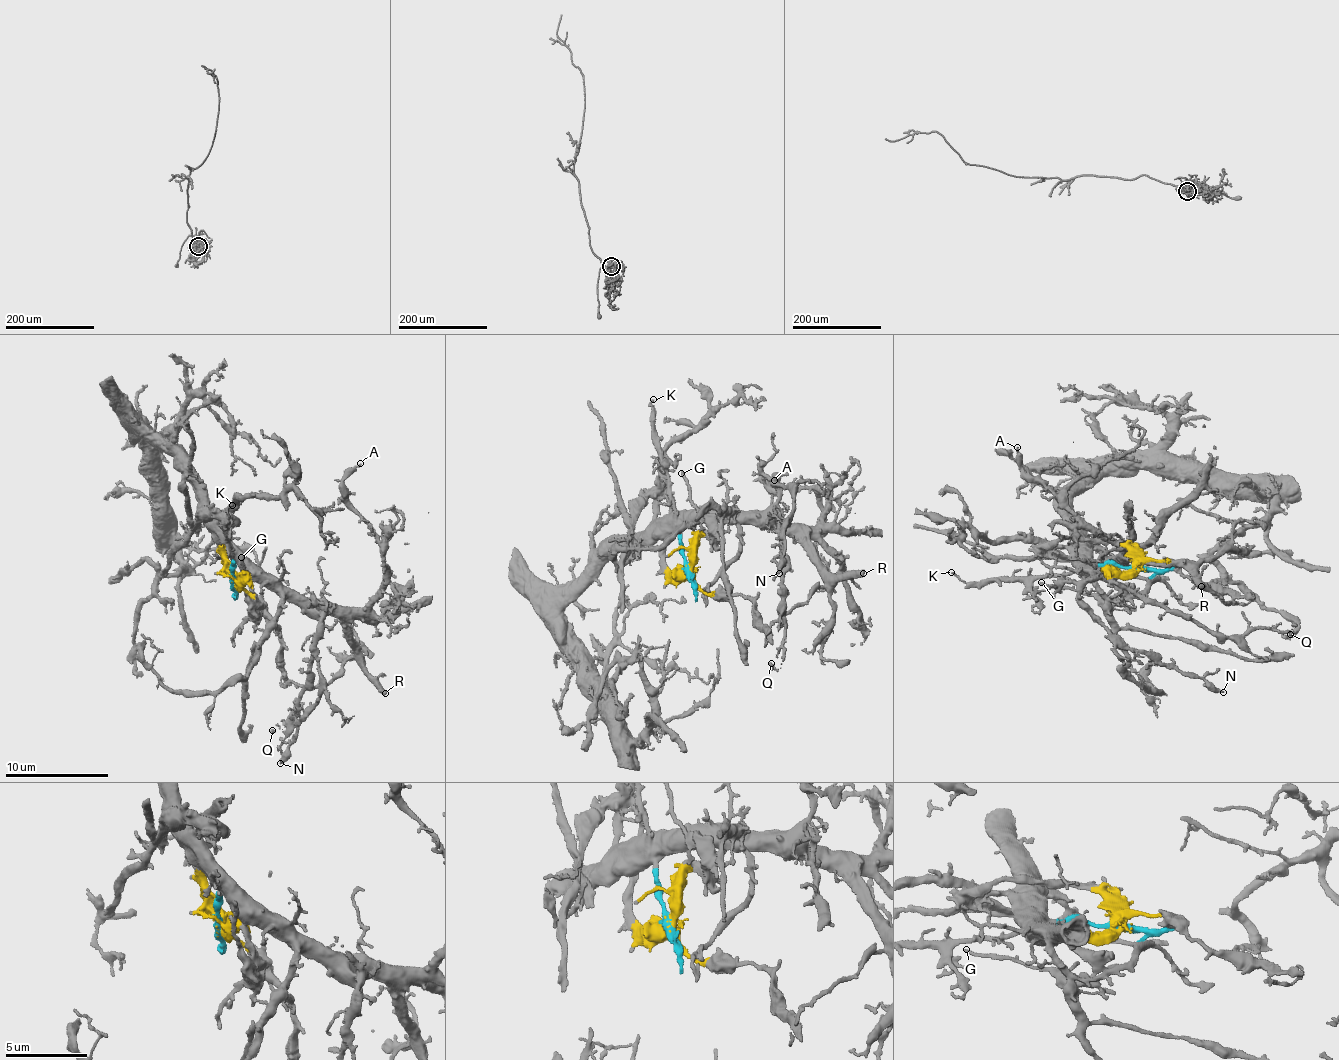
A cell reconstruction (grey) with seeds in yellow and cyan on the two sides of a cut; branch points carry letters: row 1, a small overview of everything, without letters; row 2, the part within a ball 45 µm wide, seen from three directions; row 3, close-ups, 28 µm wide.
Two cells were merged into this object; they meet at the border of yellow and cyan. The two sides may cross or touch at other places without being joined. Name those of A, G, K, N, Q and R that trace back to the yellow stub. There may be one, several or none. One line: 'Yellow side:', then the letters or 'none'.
Yellow side: G

